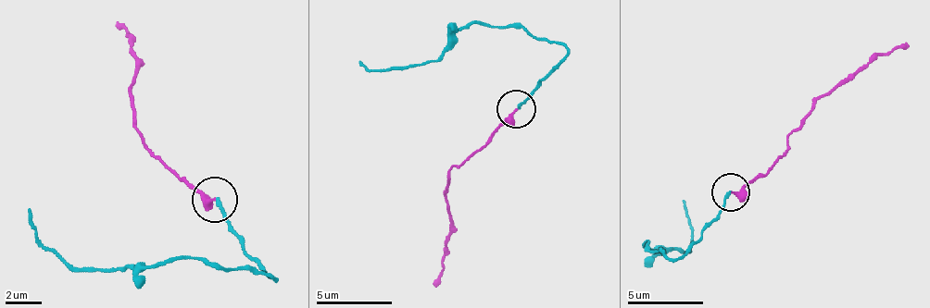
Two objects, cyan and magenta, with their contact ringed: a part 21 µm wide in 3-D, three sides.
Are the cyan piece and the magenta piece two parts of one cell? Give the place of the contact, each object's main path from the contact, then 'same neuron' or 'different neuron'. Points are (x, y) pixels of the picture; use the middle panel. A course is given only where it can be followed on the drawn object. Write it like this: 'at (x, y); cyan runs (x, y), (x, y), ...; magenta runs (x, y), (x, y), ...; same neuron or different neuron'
at (516, 108); cyan runs (519, 109), (526, 94), (565, 48), (519, 26), (470, 22), (435, 60), (370, 71), (358, 60); magenta runs (515, 109), (496, 132), (450, 170), (446, 201), (450, 235), (435, 289); same neuron

